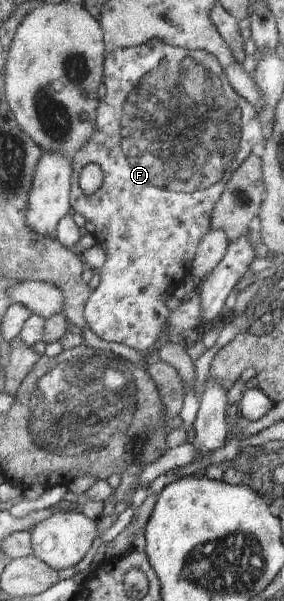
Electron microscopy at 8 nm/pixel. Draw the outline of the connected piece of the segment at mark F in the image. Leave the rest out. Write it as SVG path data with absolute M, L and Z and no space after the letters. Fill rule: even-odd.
M155 39L128 49L116 48L116 50L106 52L104 55L103 82L106 94L98 103L95 131L92 133L88 144L71 156L71 207L77 213L82 214L86 220L90 220L92 224L95 224L95 231L92 234L97 241L96 244L106 254L104 265L97 270L100 274L100 283L87 300L84 307L84 318L88 328L98 338L106 340L106 342L118 342L118 344L130 346L130 348L145 354L149 350L156 349L161 343L160 336L163 334L166 319L169 318L171 311L166 306L166 301L173 297L174 291L184 284L185 278L190 274L190 263L198 252L202 237L211 231L211 214L218 199L225 191L226 183L229 182L229 178L239 165L252 153L252 148L258 142L262 142L264 137L262 136L261 122L257 117L257 110L230 86L220 63L209 52L200 49L189 51L188 49L170 46ZM86 164L98 164L104 173L104 180L100 190L88 196L84 196L80 186L78 186L78 174Z

